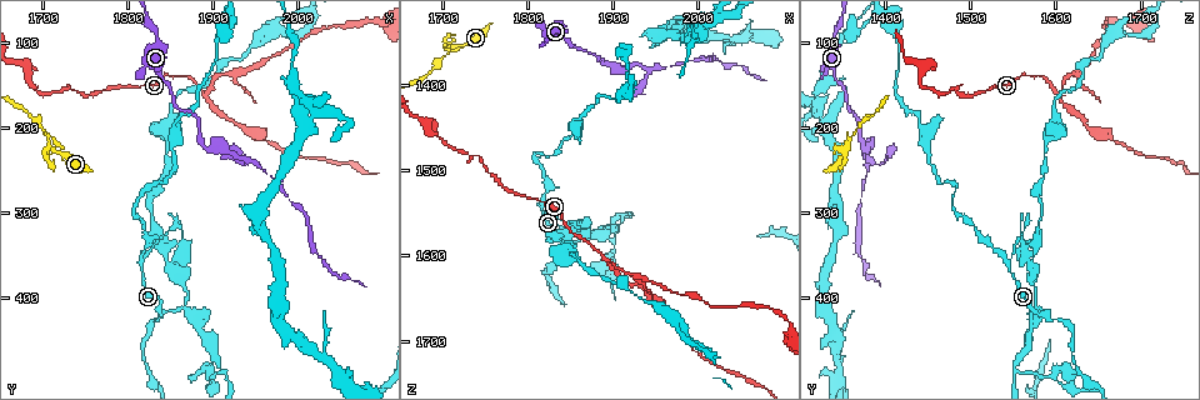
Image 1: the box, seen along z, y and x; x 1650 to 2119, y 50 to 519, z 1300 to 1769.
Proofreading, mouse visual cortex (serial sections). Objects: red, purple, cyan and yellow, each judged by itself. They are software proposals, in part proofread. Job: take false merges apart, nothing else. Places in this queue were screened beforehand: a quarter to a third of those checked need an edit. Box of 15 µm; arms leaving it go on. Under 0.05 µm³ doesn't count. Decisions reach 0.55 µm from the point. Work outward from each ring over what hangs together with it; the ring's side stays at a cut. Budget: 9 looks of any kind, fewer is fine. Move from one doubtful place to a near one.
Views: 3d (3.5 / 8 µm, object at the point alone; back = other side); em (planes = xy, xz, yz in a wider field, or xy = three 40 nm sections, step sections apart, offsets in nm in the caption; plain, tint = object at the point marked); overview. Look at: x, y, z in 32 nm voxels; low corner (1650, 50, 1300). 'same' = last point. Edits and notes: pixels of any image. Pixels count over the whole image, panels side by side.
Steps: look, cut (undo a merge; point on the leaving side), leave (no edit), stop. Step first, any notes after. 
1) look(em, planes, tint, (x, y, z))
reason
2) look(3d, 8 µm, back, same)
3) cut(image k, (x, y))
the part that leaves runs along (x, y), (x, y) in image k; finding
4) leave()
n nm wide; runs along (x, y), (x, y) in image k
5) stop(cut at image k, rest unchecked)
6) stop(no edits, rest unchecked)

look(3d, 3.5 µm, (1710, 215, 1360))
narrows sharply

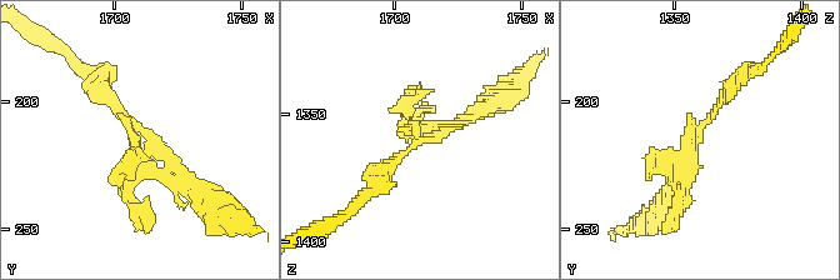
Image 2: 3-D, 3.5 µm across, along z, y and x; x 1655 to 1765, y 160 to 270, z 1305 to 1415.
look(em, xy, step 1, tint, (1707, 210, 1361))
now the EM

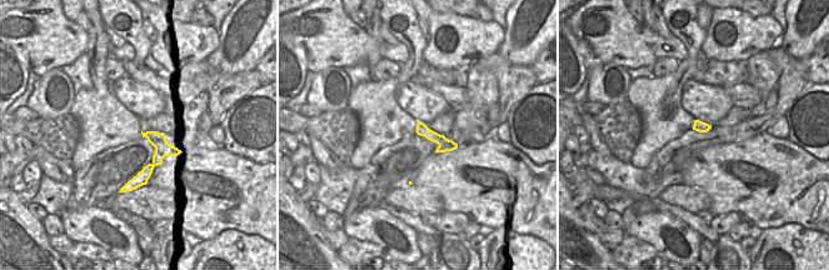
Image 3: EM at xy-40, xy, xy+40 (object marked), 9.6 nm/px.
cut(image 2, (654, 156))
two cells meet here

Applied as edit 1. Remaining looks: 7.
look(3d, 3.5 µm, (1850, 160, 1355))
thin neck

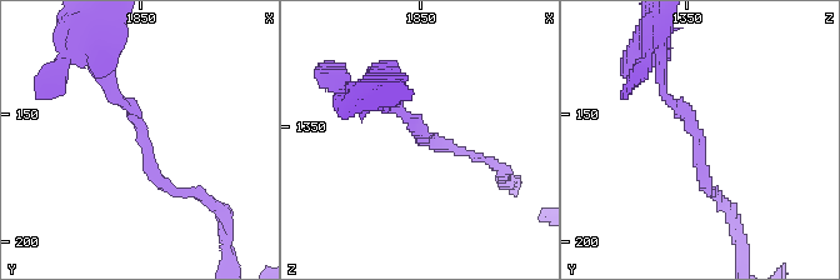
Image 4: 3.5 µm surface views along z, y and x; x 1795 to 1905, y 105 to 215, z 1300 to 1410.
look(em, xy, step 1, tint, (1852, 163, 1356))
shape alone is not enough

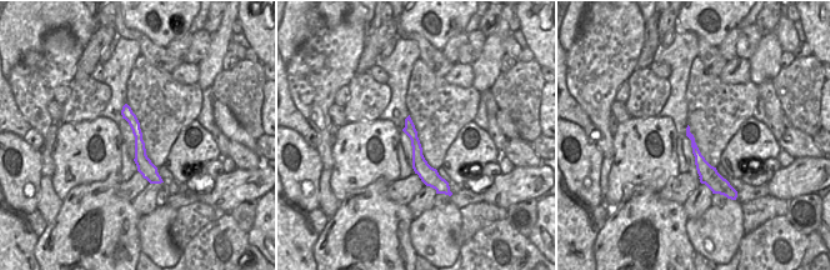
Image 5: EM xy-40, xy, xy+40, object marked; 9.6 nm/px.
leave()
runs along (663, 86), (698, 133), (701, 175), (718, 194) in image 4; all the same cell

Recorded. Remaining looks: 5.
look(3d, 8 µm, (1890, 220, 1375))
abrupt turn

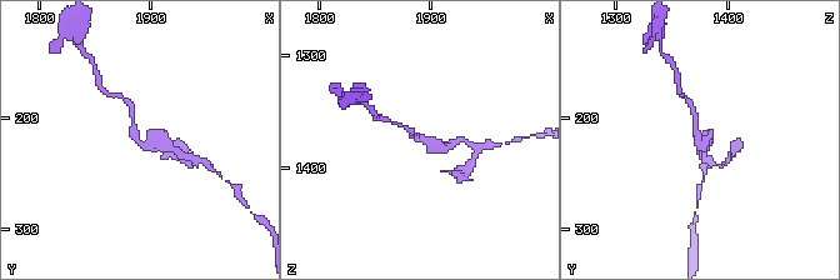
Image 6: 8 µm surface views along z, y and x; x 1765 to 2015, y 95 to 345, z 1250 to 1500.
look(3d, 3.5 µm, (1888, 216, 1372))
zoom in

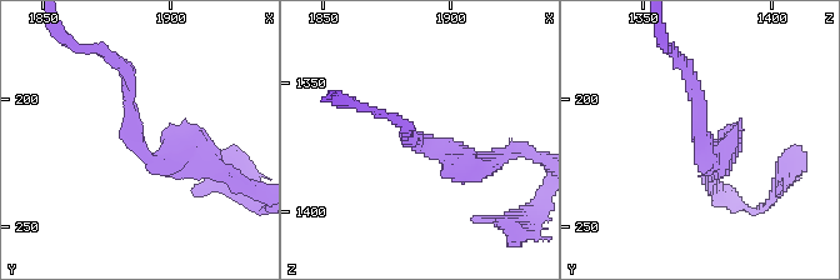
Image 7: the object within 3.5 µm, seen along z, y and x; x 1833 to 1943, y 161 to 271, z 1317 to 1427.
look(em, xy, step 1, tint, (1888, 218, 1372))
arms of 150, 300 nm; need the tissue

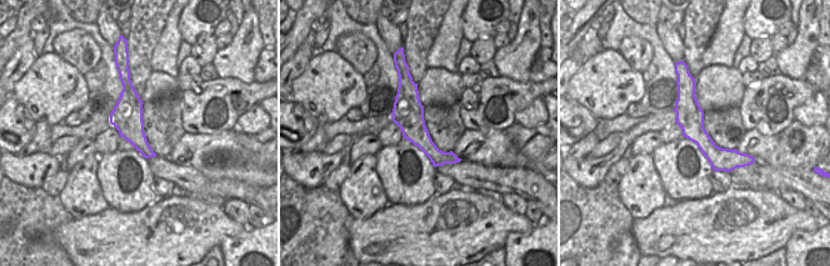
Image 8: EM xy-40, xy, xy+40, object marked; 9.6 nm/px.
leave()
runs along (686, 80), (693, 129), (741, 164) in image 8; continuous, no second cell

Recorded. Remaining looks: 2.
look(3d, 3.5 µm, back, (1940, 240, 1380))
sudden change in width

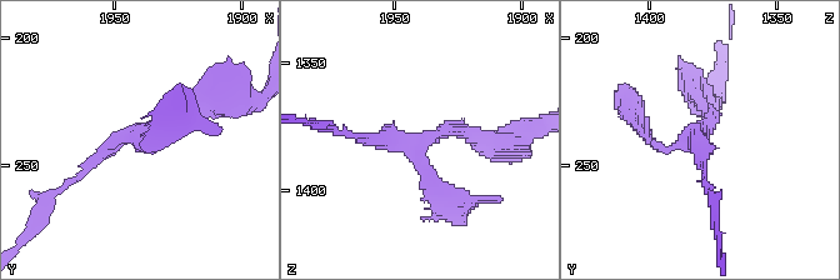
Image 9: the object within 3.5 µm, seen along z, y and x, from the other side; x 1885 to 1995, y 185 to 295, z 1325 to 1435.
look(em, xy, step 2, tint, (1940, 239, 1381))
3 arms; arms of 100, 150, 200 nm; now the EM

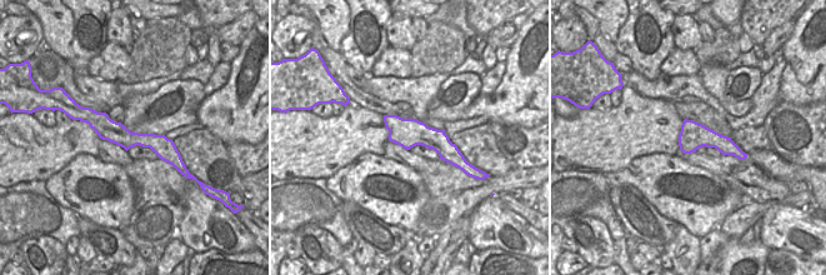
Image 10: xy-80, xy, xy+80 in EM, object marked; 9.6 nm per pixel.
leave()
runs along (204, 96), (70, 181) in image 9; one cell here

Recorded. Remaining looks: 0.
stop(cut at image 2, rest unchecked)

